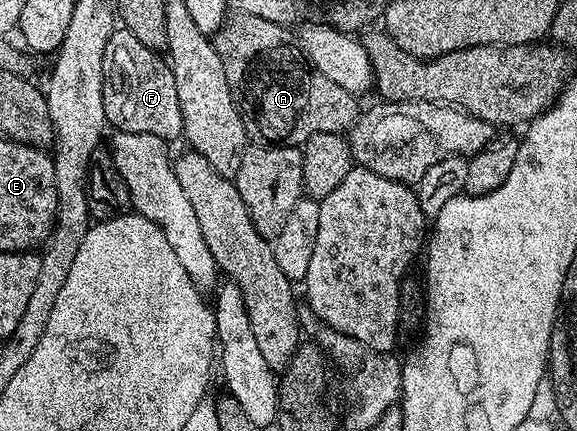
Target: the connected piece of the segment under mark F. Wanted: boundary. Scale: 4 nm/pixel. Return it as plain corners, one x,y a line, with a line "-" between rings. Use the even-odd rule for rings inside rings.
117,29
110,35
103,61
102,93
103,109
110,128
151,133
166,141
182,138
185,126
173,70
158,52
147,49
135,33

